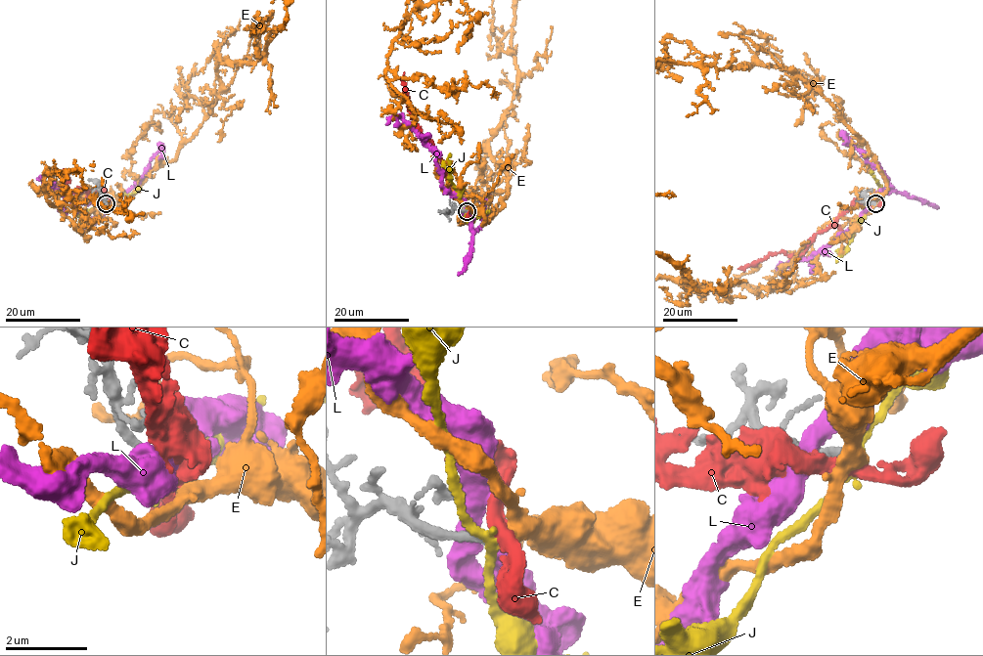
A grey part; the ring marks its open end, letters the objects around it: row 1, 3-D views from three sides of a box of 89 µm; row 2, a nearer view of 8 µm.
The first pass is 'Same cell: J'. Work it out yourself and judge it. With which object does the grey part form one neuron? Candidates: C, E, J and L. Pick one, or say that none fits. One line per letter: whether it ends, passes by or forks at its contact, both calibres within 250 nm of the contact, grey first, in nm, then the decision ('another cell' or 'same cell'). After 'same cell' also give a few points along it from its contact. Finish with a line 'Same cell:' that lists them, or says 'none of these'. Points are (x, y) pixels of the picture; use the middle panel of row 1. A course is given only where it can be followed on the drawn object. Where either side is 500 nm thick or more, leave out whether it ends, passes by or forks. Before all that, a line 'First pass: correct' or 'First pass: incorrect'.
First pass: incorrect
C: it passes by | 200/320 nm | another cell
E: it passes by | 200/280 nm | same cell
J: it passes by | 200/220 nm | another cell
L: it passes by | 240/480 nm | another cell
Same cell: E

